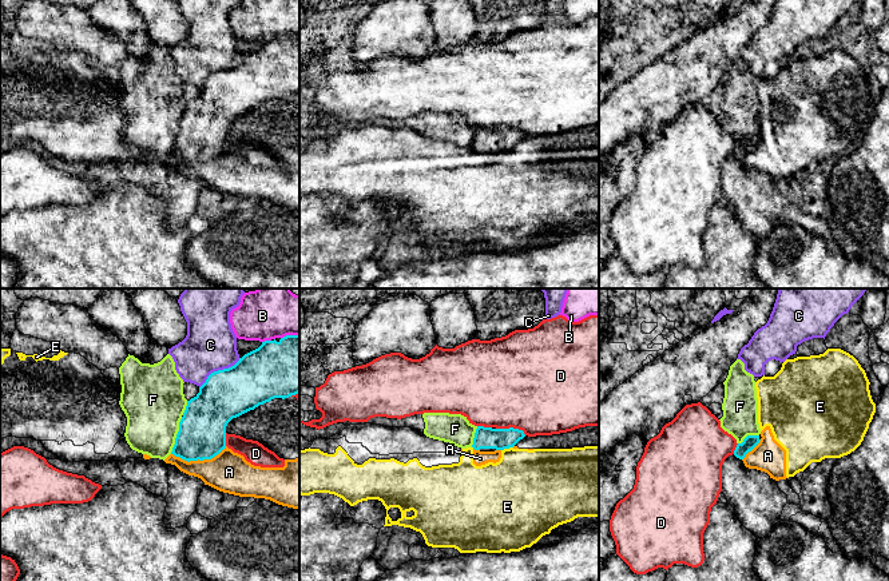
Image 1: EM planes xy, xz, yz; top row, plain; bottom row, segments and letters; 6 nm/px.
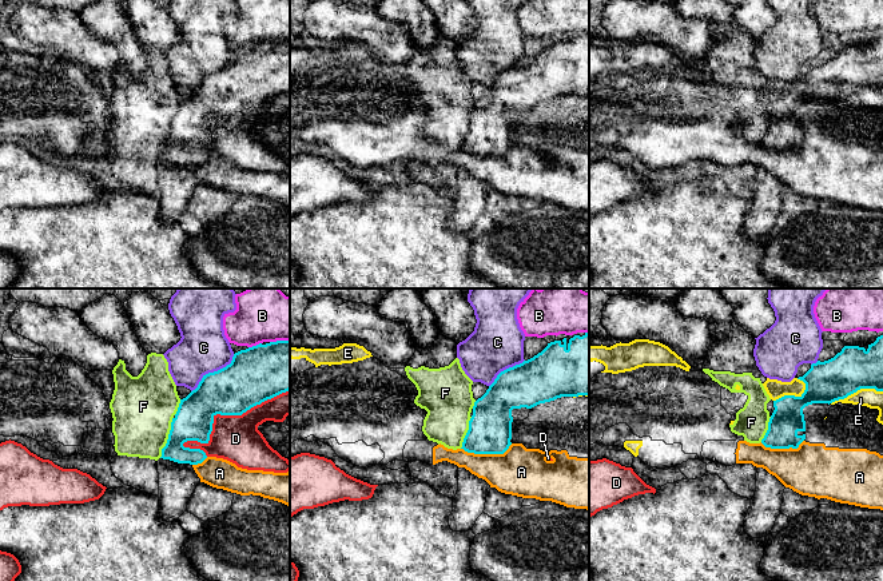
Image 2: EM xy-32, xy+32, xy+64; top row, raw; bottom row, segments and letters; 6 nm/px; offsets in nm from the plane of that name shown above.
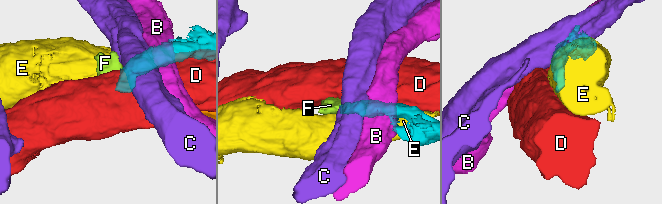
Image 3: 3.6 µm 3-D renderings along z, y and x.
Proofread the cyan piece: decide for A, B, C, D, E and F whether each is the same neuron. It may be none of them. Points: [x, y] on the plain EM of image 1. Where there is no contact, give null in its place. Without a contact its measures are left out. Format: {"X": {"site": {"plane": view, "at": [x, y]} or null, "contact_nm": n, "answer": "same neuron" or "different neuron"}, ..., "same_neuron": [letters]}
{"A": {"site": {"plane": "xy", "at": [198, 159]}, "contact_nm": 340, "answer": "different neuron"}, "B": {"site": {"plane": "xy", "at": [266, 42]}, "contact_nm": 60, "answer": "different neuron"}, "C": {"site": {"plane": "xy", "at": [218, 71]}, "contact_nm": 300, "answer": "different neuron"}, "D": {"site": {"plane": "xz", "at": [511, 128]}, "contact_nm": 190, "answer": "different neuron"}, "E": {"site": {"plane": "xz", "at": [507, 148]}, "contact_nm": 80, "answer": "different neuron"}, "F": {"site": {"plane": "xy", "at": [177, 136]}, "contact_nm": 240, "answer": "different neuron"}, "same_neuron": []}

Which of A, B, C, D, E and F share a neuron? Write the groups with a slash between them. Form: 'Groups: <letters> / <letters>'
Groups: A E / B / C / D / F

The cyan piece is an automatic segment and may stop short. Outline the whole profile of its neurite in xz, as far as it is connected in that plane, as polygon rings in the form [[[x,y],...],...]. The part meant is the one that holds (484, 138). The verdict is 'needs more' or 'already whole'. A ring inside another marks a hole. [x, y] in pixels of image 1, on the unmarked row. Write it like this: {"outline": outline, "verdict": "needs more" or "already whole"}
{"outline": [[[477,127],[473,146],[475,151],[480,150],[496,150],[504,151],[513,148],[520,140],[525,138],[523,131],[519,130],[492,130]]], "verdict": "already whole"}

